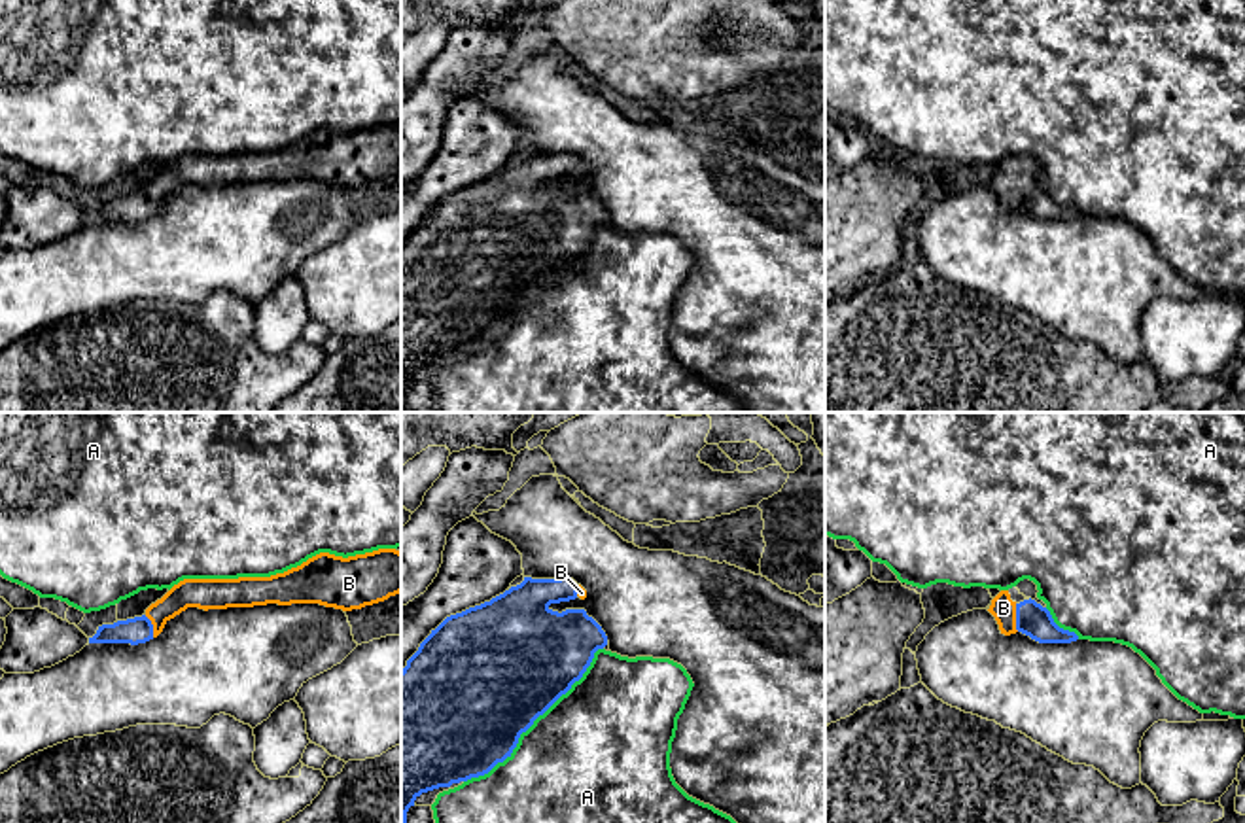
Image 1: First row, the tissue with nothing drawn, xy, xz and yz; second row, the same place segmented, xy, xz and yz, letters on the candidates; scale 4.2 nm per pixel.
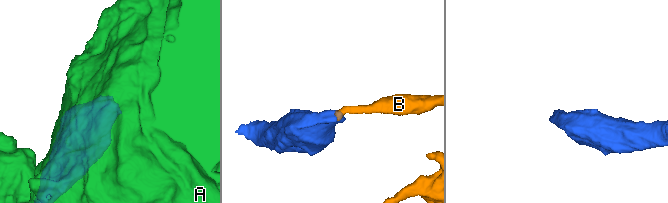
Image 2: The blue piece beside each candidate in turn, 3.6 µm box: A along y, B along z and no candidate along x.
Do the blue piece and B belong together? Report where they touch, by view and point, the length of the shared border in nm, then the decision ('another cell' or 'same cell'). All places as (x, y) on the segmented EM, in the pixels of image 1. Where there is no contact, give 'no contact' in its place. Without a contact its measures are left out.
meets blue in yz at (1017, 617); contact 120 nm long; same cell

